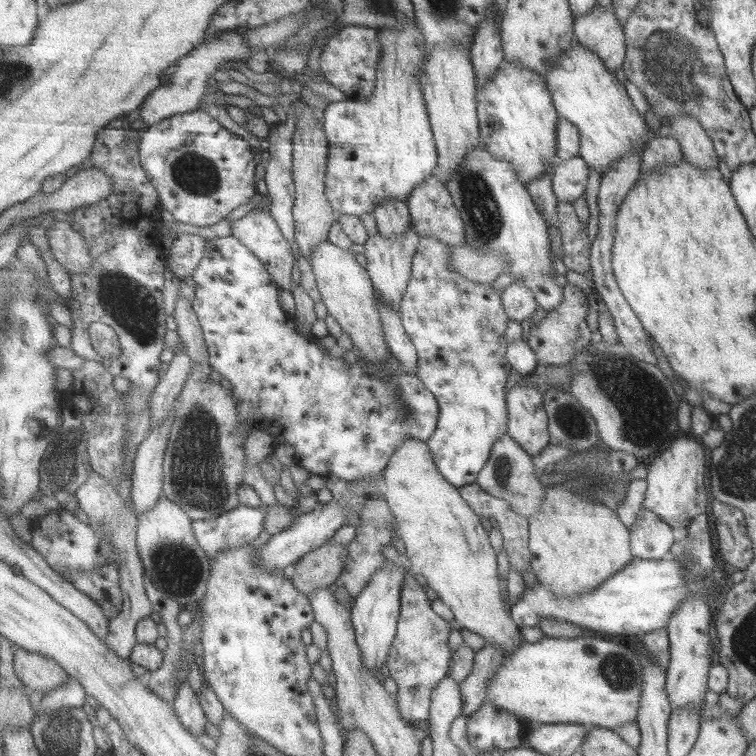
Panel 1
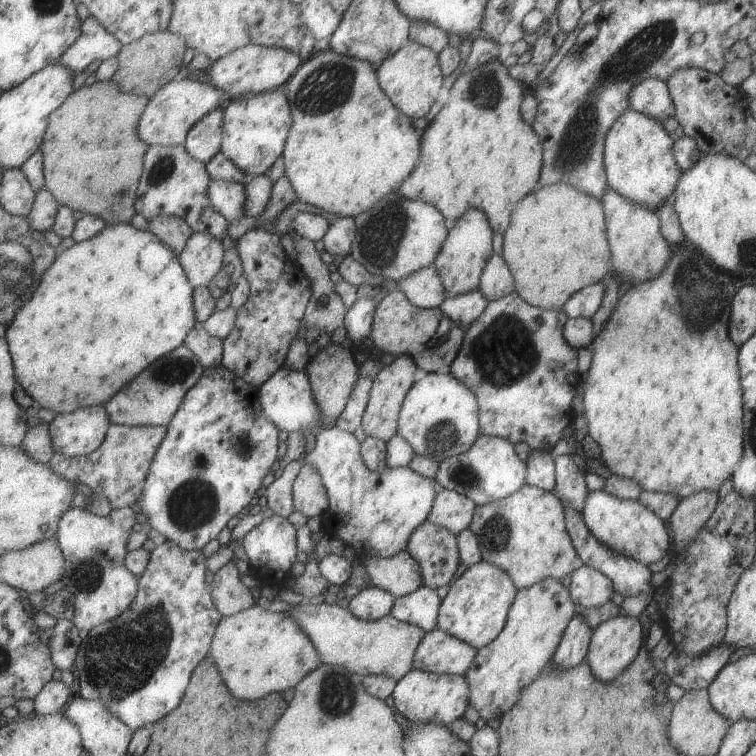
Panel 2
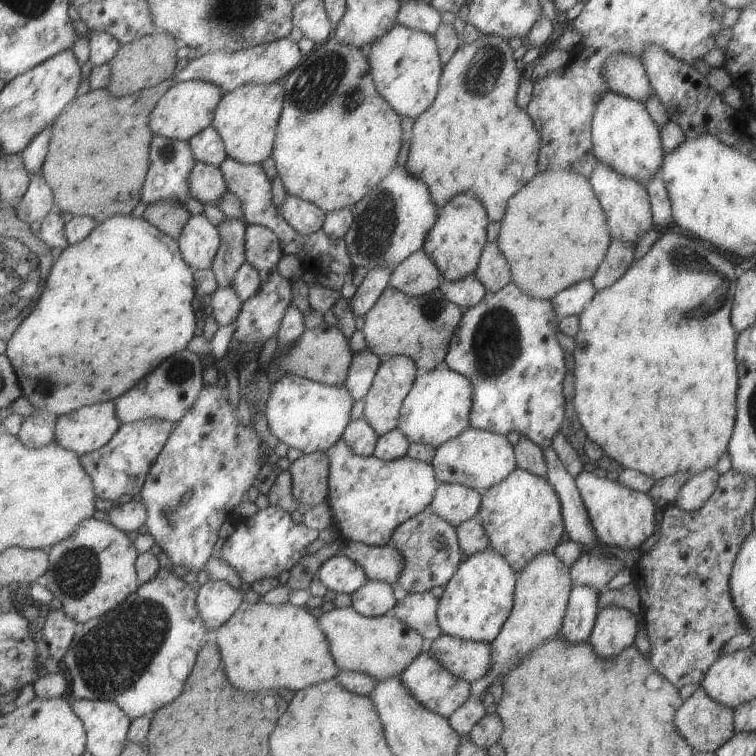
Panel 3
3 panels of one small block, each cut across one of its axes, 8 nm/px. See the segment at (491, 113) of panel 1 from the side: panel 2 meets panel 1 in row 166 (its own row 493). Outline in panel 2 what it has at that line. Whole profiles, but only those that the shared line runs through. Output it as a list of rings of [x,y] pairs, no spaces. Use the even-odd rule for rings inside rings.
[[[523,485],[509,496],[477,506],[468,529],[476,536],[481,560],[506,572],[516,590],[547,577],[562,582],[576,556],[564,523],[562,502],[540,488]]]

